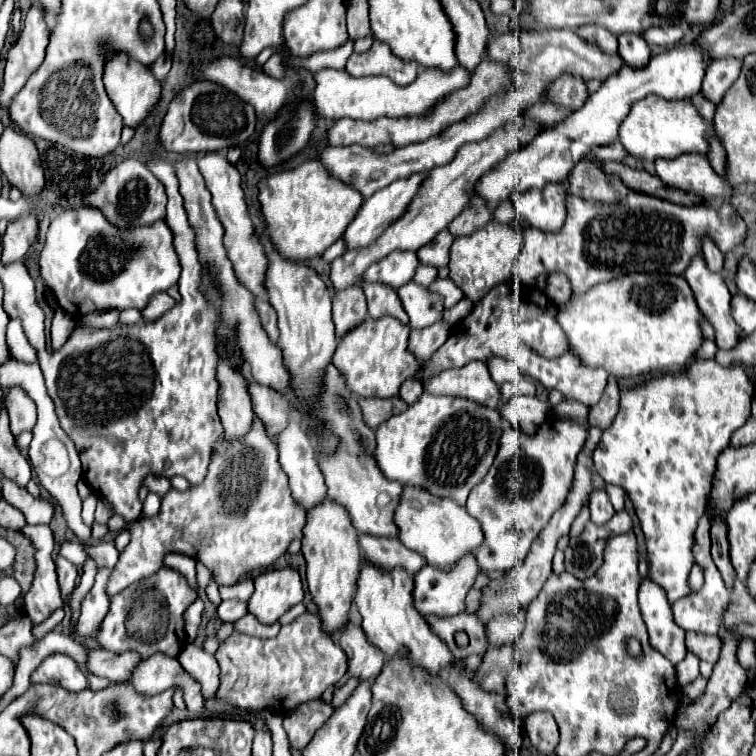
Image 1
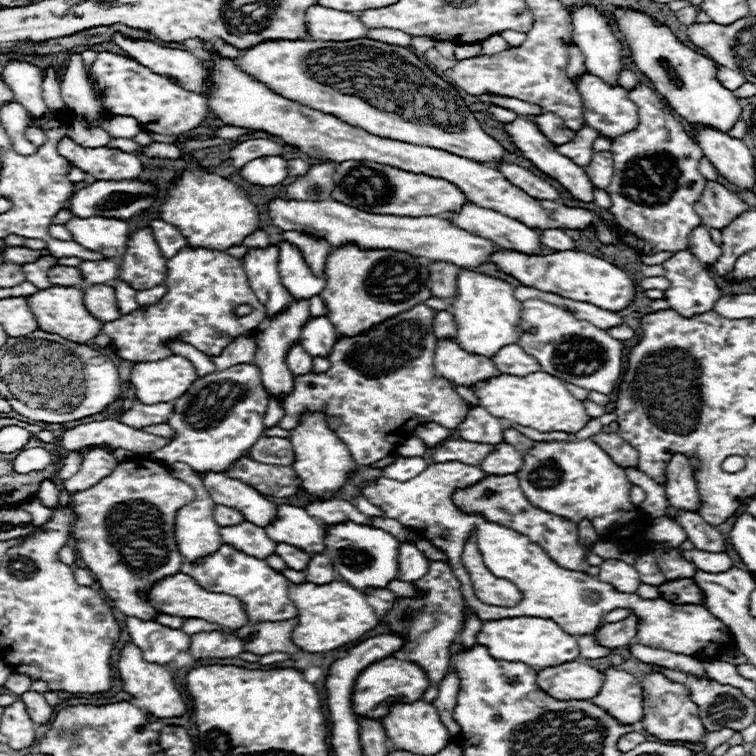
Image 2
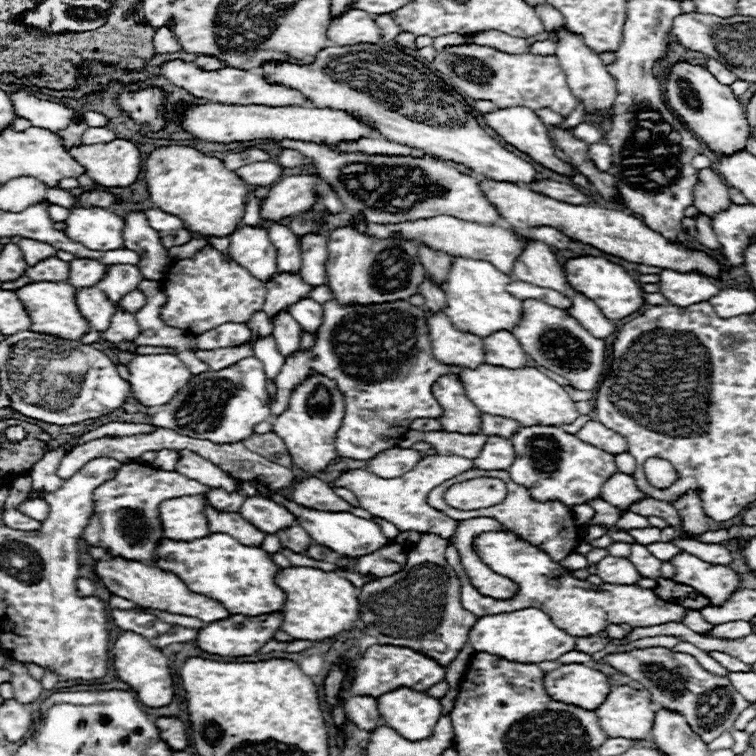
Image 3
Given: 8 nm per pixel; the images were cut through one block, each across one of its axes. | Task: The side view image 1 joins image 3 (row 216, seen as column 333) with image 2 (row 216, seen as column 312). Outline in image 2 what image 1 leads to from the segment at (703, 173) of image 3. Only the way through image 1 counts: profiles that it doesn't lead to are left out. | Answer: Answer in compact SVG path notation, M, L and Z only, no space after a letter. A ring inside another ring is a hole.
M708 180L704 186L702 196L694 204L698 216L702 218L702 224L708 228L722 230L734 216L750 210L748 204L744 204L736 194L732 194L726 186Z

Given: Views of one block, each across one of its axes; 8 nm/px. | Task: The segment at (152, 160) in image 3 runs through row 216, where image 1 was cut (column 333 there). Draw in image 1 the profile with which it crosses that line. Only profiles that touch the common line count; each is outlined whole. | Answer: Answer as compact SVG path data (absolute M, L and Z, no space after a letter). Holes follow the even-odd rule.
M318 160L304 162L292 170L268 174L258 182L258 202L268 224L268 238L276 252L292 262L322 256L322 252L342 238L346 226L356 216L360 194L336 178L330 178Z

